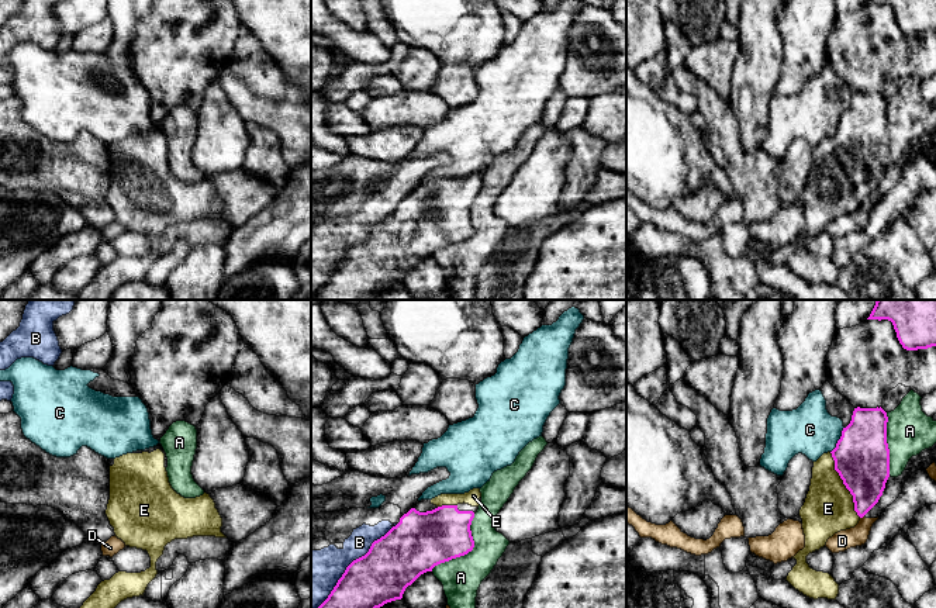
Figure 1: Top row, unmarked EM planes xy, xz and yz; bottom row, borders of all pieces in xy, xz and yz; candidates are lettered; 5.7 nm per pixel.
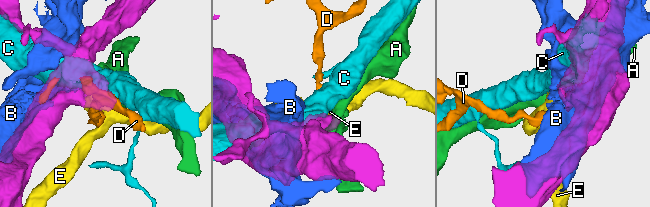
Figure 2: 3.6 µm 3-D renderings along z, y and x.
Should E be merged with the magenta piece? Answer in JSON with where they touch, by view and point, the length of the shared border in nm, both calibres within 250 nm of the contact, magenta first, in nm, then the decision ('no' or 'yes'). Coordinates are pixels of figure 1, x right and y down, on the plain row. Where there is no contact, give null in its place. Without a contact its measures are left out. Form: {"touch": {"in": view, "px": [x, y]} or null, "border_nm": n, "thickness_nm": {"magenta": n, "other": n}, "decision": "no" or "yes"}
{"touch": {"in": "yz", "px": [843, 168]}, "border_nm": 420, "thickness_nm": {"magenta": 320, "other": 280}, "decision": "yes"}

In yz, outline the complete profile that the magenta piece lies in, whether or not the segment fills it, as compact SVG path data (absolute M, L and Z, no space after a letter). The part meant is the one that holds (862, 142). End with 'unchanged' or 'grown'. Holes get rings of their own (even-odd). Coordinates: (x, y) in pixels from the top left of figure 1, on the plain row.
M881 91L854 93L836 132L814 146L809 176L799 194L805 232L792 242L797 249L785 263L809 283L836 284L839 269L829 258L811 253L807 241L835 218L854 213L883 180L890 162L887 107Z | grown

